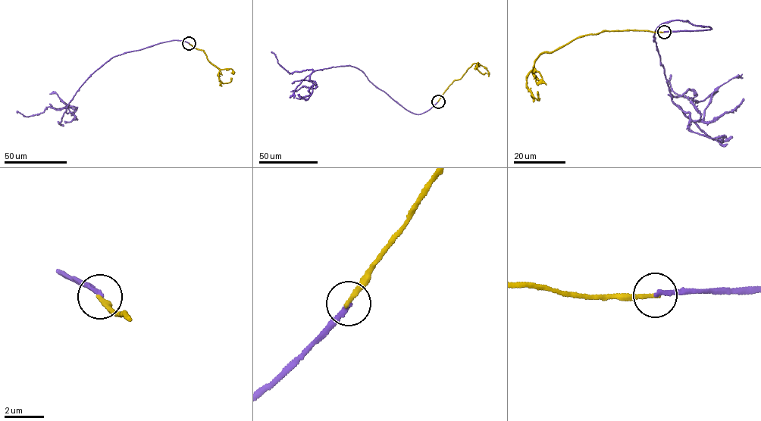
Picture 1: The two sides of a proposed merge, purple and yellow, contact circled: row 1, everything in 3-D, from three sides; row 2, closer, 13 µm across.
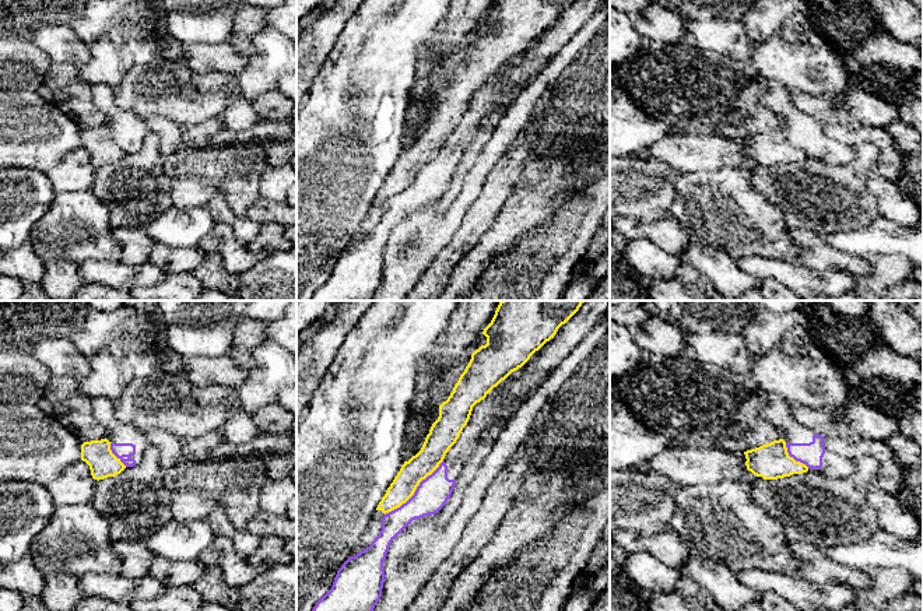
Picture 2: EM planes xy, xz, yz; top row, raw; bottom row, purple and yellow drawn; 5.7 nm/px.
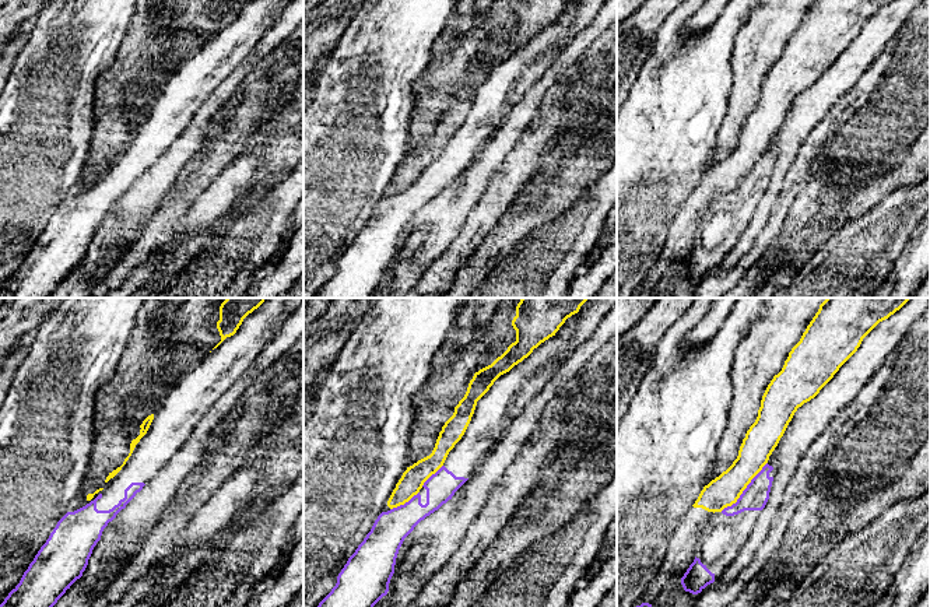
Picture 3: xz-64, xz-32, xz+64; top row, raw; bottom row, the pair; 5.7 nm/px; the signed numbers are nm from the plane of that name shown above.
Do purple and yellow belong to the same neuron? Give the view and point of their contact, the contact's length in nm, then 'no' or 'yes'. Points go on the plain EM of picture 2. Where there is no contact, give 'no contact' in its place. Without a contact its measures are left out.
xz (416, 178) | 460 nm | no

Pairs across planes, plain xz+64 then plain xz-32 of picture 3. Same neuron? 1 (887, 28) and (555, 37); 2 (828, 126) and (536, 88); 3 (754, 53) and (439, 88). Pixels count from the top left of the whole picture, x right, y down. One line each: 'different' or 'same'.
1: different
2: same
3: different

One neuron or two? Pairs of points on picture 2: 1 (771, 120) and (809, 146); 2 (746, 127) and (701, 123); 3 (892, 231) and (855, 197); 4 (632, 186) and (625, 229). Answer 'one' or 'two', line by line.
1: two
2: one
3: two
4: two

